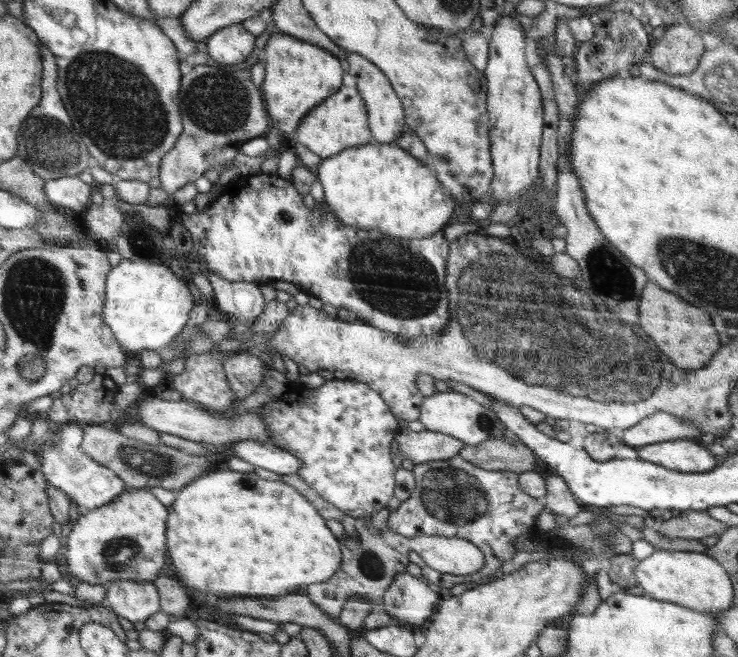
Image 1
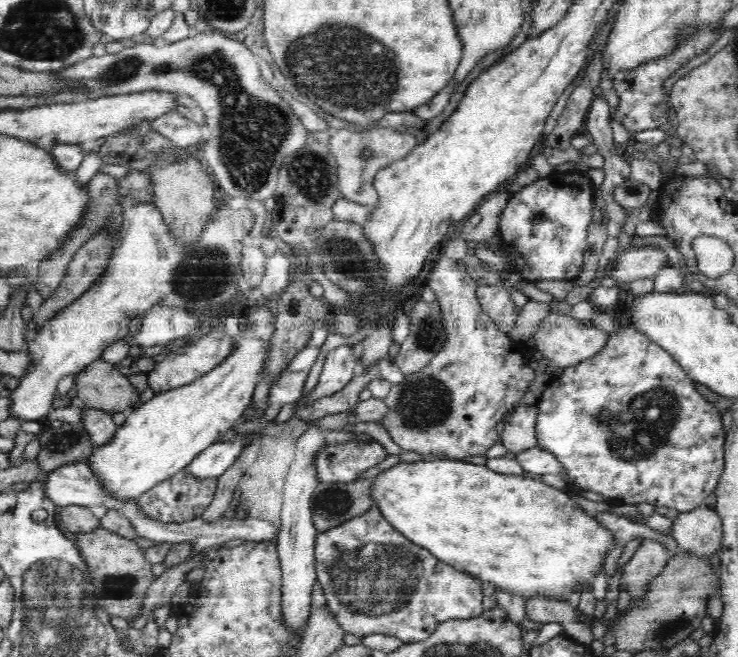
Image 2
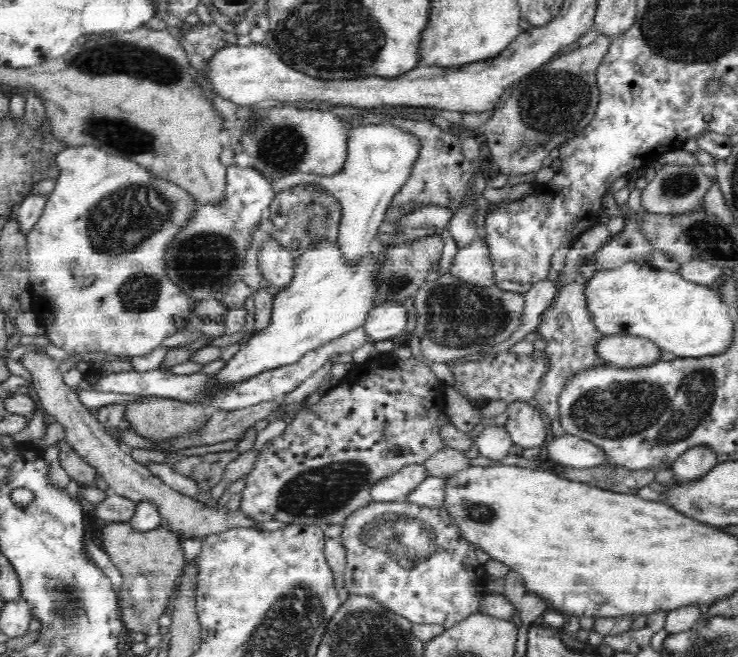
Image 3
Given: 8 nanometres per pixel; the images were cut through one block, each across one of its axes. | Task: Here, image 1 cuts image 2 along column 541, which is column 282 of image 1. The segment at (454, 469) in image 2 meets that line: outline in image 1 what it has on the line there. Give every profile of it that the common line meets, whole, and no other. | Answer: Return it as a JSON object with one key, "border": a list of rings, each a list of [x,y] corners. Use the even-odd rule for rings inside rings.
{"border":[[[216,468],[204,476],[194,480],[178,491],[176,500],[170,505],[168,514],[168,528],[166,528],[166,546],[170,552],[171,572],[180,580],[181,584],[188,589],[191,595],[202,595],[204,600],[210,601],[216,597],[283,597],[294,593],[306,594],[304,590],[316,582],[326,582],[337,574],[342,563],[342,544],[338,544],[338,538],[328,530],[326,520],[316,511],[316,507],[302,496],[296,488],[284,481],[270,481],[258,477],[254,472],[237,472],[226,468]]]}

